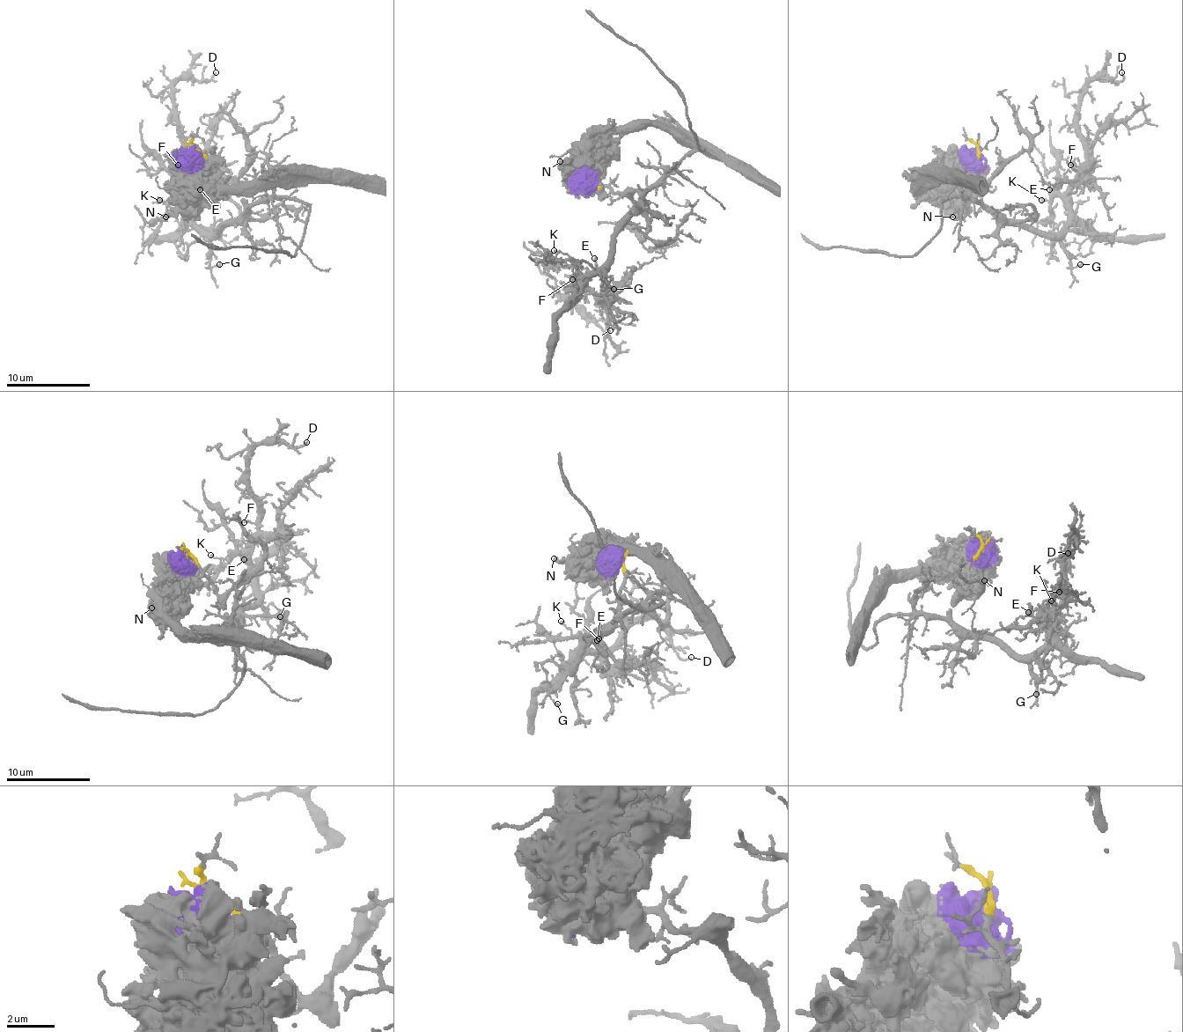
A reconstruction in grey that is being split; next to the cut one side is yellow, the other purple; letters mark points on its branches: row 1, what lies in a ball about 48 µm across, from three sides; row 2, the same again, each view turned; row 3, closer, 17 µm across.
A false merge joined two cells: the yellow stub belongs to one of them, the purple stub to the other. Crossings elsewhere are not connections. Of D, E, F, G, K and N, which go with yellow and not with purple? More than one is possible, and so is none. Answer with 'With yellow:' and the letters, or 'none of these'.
With yellow: D, E, F, G, K

